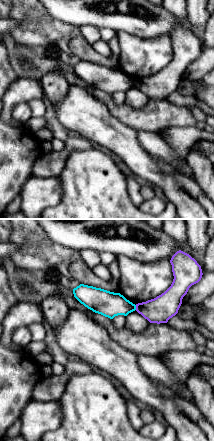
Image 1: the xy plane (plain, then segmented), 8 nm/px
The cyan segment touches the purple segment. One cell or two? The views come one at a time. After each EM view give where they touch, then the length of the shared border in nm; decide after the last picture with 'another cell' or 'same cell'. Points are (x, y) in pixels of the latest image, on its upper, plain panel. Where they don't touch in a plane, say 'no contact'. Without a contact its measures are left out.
(135, 83) | 40 nm

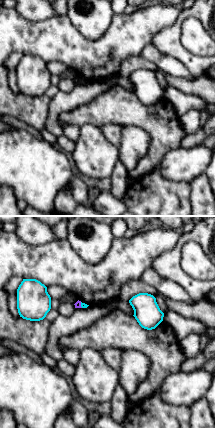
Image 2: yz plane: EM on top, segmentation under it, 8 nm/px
(81, 81) | 50 nm

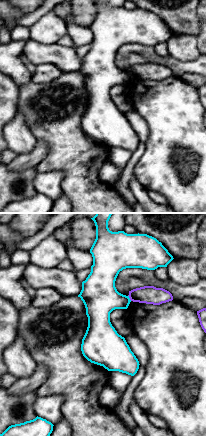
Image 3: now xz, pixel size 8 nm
(129, 74) | 50 nm

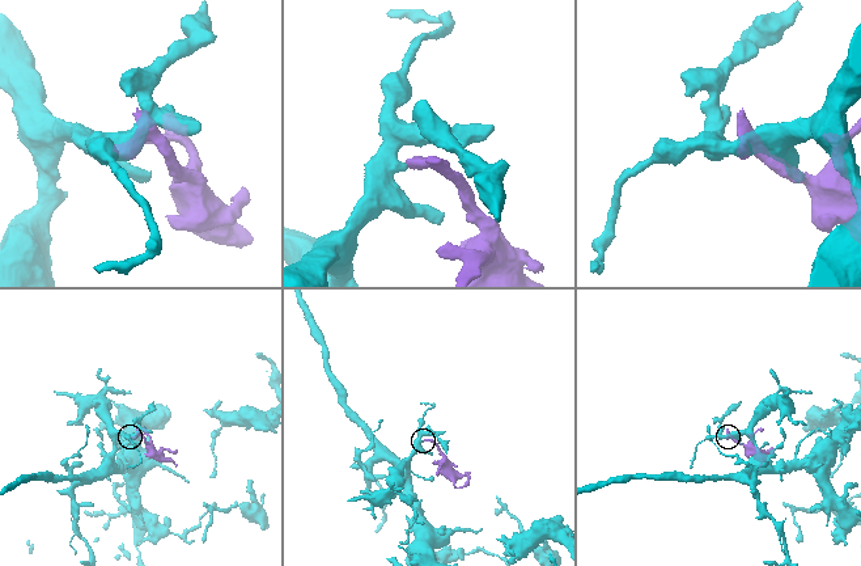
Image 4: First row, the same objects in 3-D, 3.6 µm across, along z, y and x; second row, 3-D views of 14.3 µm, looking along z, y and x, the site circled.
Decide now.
another cell

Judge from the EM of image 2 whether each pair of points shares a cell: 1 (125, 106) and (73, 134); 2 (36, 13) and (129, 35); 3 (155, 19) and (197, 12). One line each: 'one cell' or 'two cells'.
1: two cells
2: two cells
3: two cells

